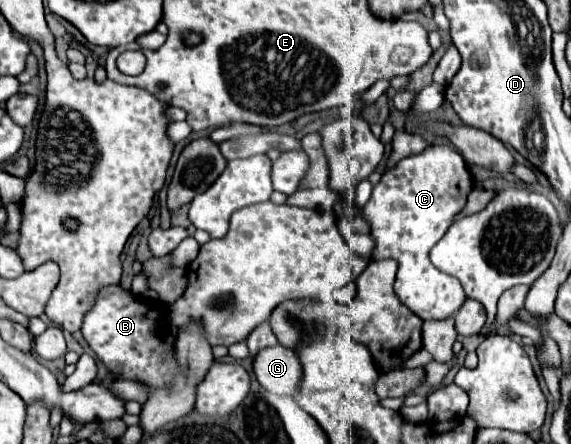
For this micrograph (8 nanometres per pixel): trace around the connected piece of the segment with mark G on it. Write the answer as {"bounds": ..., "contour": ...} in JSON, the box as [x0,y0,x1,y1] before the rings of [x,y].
{"bounds":[254,345,302,395],"contour":[[[276,345],[266,347],[254,355],[254,375],[258,383],[278,395],[294,395],[302,379],[302,367],[292,349]]]}

